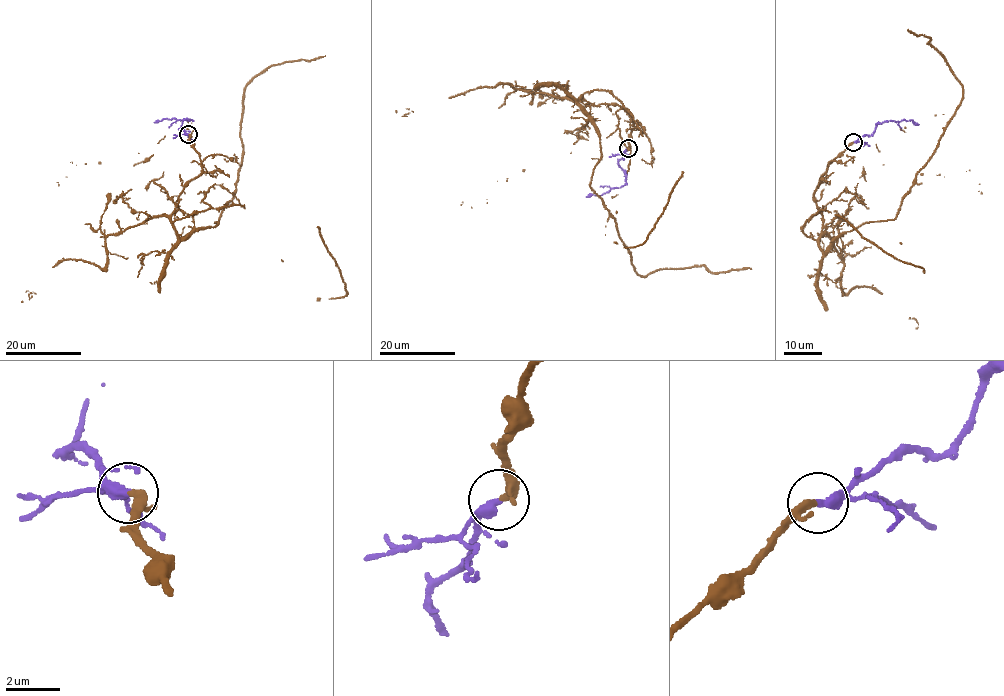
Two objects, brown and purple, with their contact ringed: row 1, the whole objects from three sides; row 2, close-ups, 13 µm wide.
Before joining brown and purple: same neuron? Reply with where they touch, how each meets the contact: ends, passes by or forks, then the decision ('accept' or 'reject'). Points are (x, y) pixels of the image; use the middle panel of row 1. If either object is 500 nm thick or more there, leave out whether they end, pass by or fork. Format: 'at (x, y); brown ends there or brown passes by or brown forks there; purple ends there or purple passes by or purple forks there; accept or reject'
at (628, 148); brown ends there; purple ends there; accept

